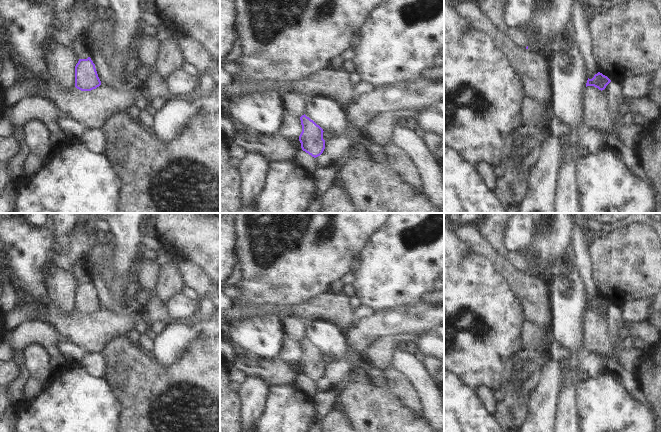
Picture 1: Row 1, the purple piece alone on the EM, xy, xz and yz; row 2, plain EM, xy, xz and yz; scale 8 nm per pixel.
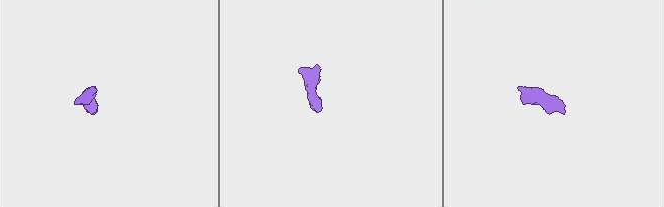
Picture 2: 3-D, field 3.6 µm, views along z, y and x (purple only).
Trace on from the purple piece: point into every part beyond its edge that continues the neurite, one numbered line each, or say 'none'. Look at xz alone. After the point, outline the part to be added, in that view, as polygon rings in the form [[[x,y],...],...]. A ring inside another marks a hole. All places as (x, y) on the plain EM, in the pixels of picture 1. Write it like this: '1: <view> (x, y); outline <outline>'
none

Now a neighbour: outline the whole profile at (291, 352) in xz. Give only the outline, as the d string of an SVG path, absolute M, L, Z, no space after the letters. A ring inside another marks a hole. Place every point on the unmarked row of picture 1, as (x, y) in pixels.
M285 336L278 357L296 372L295 386L309 397L314 398L317 388L314 381L302 374L299 360L302 356L300 341L293 341Z

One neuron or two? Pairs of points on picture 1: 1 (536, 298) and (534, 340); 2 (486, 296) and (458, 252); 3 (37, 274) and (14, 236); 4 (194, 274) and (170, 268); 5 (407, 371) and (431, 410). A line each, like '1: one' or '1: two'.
1: two
2: one
3: one
4: two
5: one

